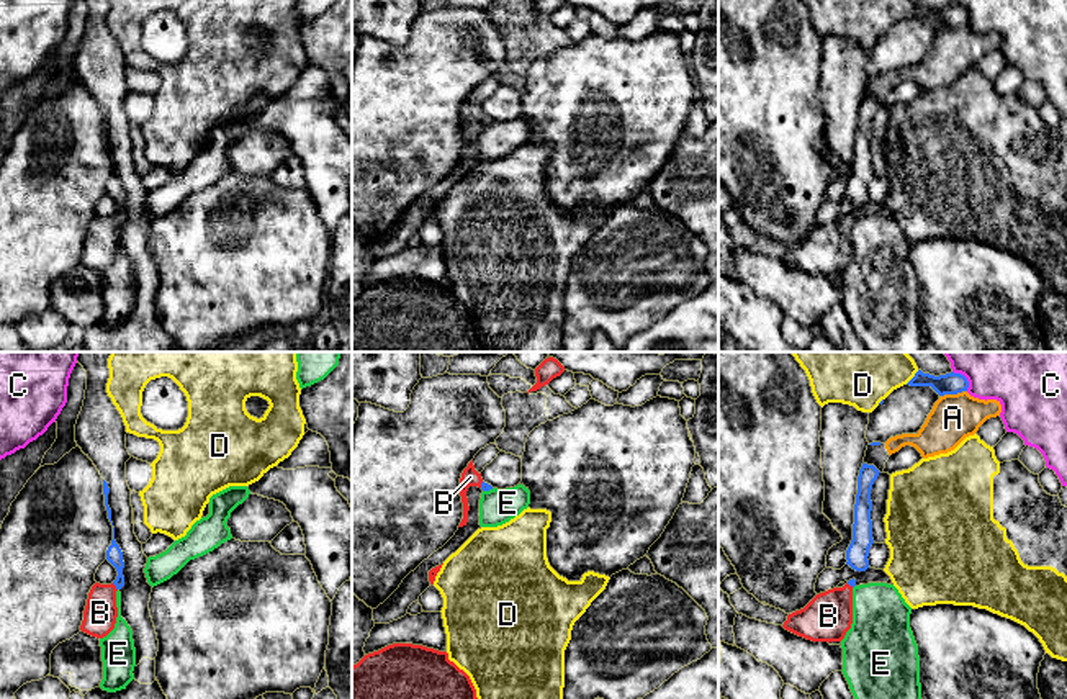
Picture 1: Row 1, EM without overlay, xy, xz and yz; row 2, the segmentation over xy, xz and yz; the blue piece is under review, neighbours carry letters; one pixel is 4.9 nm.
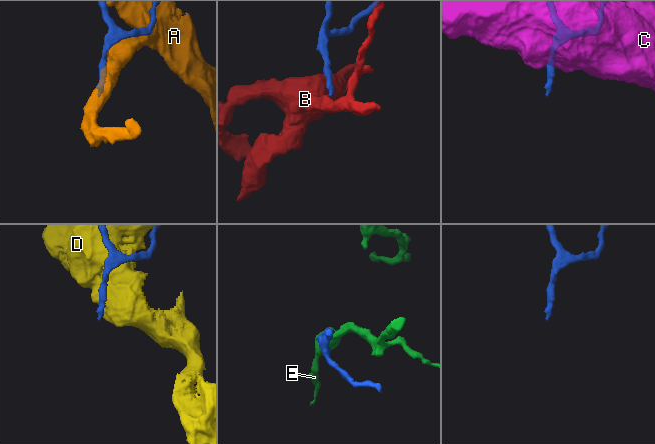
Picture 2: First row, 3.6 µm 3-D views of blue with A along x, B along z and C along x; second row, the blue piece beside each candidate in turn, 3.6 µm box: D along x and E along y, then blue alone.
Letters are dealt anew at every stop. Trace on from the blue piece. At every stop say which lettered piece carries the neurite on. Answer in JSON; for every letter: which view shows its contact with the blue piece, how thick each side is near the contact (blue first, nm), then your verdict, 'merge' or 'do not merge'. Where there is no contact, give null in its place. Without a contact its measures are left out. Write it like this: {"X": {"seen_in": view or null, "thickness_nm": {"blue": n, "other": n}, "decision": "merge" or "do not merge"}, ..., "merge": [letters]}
{"A": {"seen_in": "yz", "thickness_nm": {"blue": 110, "other": 220}, "decision": "do not merge"}, "B": {"seen_in": "xy", "thickness_nm": {"blue": 80, "other": 160}, "decision": "merge"}, "C": {"seen_in": "yz", "thickness_nm": {"blue": 110, "other": 200}, "decision": "do not merge"}, "D": {"seen_in": "yz", "thickness_nm": {"blue": 110, "other": 200}, "decision": "do not merge"}, "E": {"seen_in": "xz", "thickness_nm": {"blue": 50, "other": 180}, "decision": "do not merge"}, "merge": ["B"]}

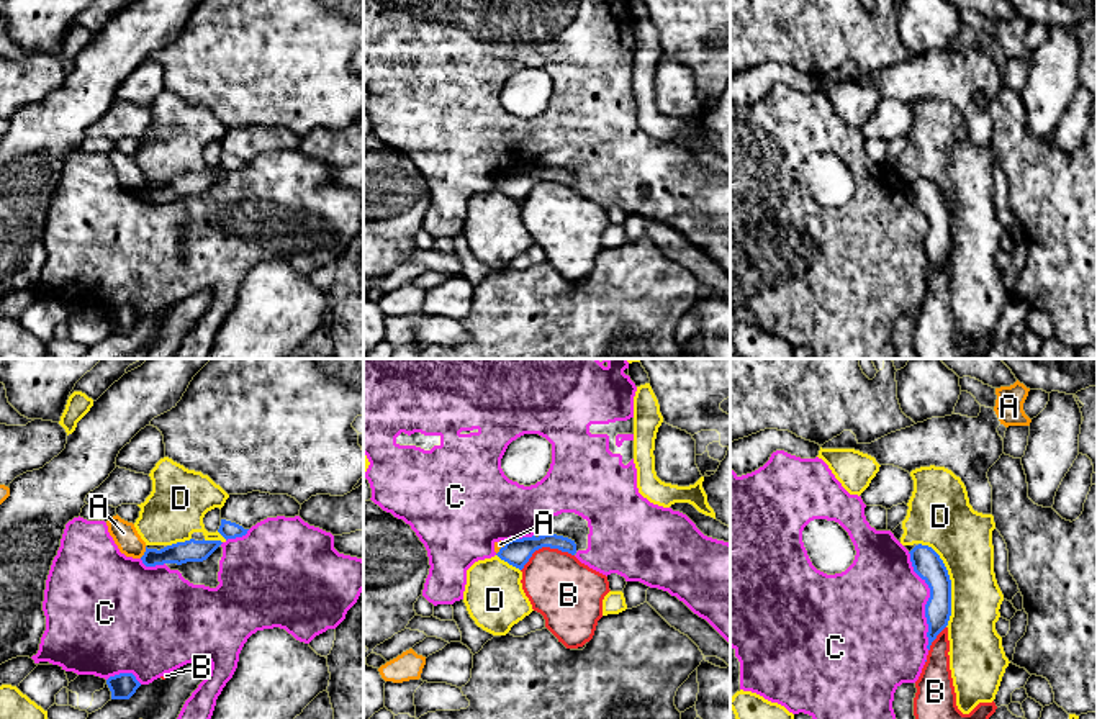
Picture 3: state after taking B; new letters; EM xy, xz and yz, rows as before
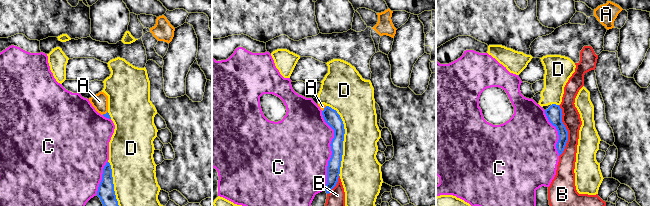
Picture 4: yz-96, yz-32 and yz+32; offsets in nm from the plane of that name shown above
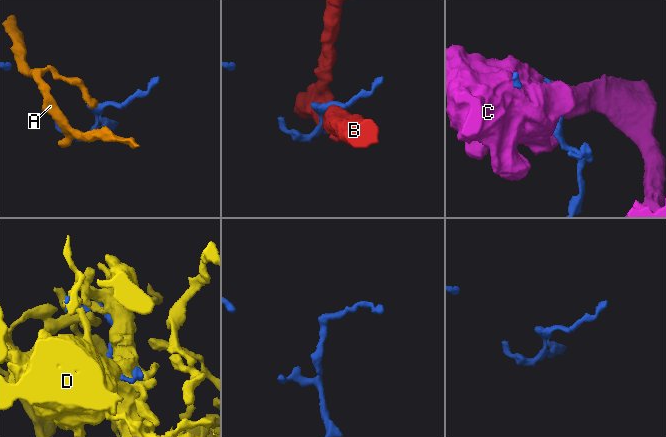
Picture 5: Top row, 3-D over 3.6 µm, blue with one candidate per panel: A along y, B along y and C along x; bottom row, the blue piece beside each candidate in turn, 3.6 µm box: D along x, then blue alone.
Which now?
{"A": {"seen_in": "xy", "thickness_nm": {"blue": 110, "other": 120}, "decision": "do not merge"}, "B": {"seen_in": "xz", "thickness_nm": {"blue": 140, "other": 320}, "decision": "do not merge"}, "C": {"seen_in": "yz", "thickness_nm": {"blue": 140, "other": 480}, "decision": "do not merge"}, "D": {"seen_in": "yz", "thickness_nm": {"blue": 140, "other": 280}, "decision": "do not merge"}, "merge": []}

